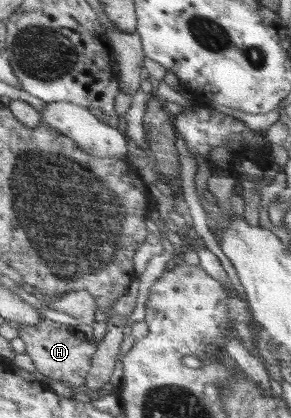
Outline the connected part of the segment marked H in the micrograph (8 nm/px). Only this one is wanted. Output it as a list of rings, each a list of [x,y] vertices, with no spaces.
[[[41,318],[39,325],[35,327],[27,325],[16,325],[18,337],[25,344],[25,354],[27,354],[33,364],[41,374],[56,381],[69,382],[74,389],[83,389],[86,385],[86,379],[93,368],[91,365],[91,354],[95,352],[95,346],[87,342],[85,332],[82,327],[72,328],[57,324],[46,318]]]

